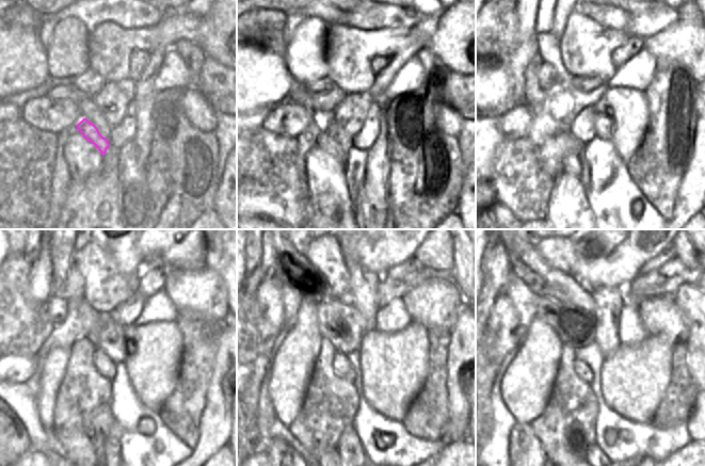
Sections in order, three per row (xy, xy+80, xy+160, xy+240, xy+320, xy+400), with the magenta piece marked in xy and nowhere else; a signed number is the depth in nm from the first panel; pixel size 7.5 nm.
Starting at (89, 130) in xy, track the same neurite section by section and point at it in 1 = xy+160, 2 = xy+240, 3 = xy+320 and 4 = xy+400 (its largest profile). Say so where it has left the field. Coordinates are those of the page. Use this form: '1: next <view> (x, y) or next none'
1: next xy+160 (572, 164)
2: next xy+240 (106, 432)
3: next xy+320 (349, 446)
4: next xy+400 (594, 446)

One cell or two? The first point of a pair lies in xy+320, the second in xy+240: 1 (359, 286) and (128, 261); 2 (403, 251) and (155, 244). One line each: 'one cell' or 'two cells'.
1: one cell
2: one cell

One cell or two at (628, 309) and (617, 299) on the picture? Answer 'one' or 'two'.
two

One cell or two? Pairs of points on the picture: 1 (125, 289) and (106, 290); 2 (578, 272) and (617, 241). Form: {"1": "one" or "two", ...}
{"1": "one", "2": "one"}

